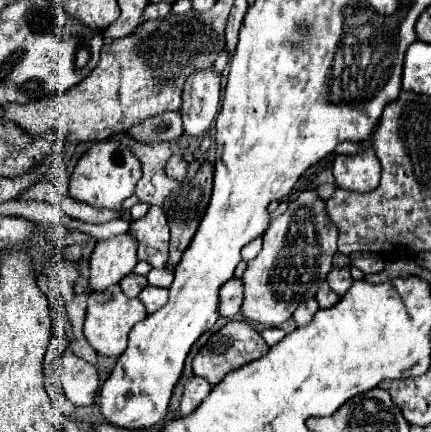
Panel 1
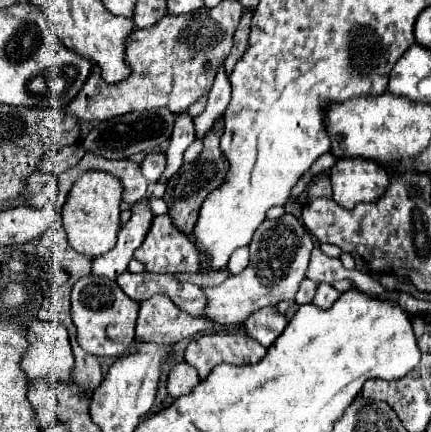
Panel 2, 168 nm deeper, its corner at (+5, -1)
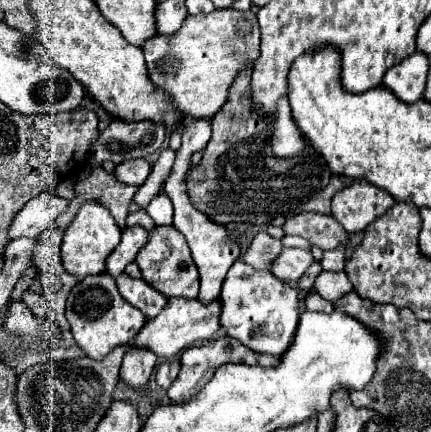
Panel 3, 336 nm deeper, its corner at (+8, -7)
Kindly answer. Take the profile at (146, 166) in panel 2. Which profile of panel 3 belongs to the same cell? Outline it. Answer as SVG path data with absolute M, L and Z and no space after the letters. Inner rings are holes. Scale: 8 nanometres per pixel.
M124 160L114 166L114 176L116 180L124 184L136 184L142 186L144 180L150 174L150 164L146 160Z

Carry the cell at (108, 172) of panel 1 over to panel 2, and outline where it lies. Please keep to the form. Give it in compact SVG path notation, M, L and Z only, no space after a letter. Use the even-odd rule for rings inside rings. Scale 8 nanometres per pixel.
M87 170L87 174L81 174L77 178L63 210L63 226L67 232L67 240L77 252L95 258L109 252L115 246L117 232L121 228L119 226L121 196L123 184L113 174L101 170Z

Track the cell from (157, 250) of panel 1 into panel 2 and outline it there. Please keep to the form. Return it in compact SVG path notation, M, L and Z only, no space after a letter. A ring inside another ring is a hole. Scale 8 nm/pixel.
M167 214L153 218L143 244L135 250L135 258L155 274L197 272L199 268L195 246L173 226Z

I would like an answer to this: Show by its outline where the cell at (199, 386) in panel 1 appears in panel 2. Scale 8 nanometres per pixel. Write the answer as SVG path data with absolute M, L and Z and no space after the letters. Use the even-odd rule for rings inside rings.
M187 362L175 364L169 372L169 380L167 380L167 392L173 398L181 398L183 394L191 394L191 390L197 386L199 376L197 370L193 366L189 366Z

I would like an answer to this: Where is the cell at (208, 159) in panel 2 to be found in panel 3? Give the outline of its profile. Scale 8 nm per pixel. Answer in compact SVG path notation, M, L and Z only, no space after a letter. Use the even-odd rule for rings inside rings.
M248 68L248 70L242 70L242 72L238 74L238 78L234 80L234 84L232 84L232 88L230 88L228 102L220 108L220 112L214 114L214 118L212 118L212 138L210 138L206 150L204 150L204 160L202 160L200 166L192 166L192 168L190 168L188 180L186 180L188 196L190 196L192 204L194 204L198 210L202 210L204 214L208 214L208 216L210 216L214 222L218 222L218 224L260 224L260 226L262 226L262 224L270 224L270 222L272 222L276 216L280 216L280 214L282 214L282 216L290 216L290 214L294 214L294 210L298 210L300 204L304 204L304 202L310 200L312 196L316 196L322 188L326 188L326 184L328 184L328 180L330 180L330 176L332 176L332 172L330 172L330 168L328 168L324 156L318 154L318 152L312 148L310 142L308 142L308 148L304 148L304 152L300 152L300 156L290 156L288 160L280 160L278 156L272 156L272 146L268 144L268 140L272 140L272 132L268 132L268 128L264 128L264 124L260 124L260 116L256 116L256 112L252 112L252 100L248 100L248 84L250 84L250 68Z

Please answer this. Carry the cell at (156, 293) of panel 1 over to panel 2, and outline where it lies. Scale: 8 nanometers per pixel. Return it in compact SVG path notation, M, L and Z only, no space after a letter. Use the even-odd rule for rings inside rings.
M155 294L153 298L147 298L141 304L139 318L137 318L137 340L149 340L157 344L173 344L183 338L195 336L197 332L215 330L221 332L221 328L235 328L235 326L223 326L217 322L211 322L207 318L191 318L189 322L175 322L179 316L177 306L167 298L167 294Z

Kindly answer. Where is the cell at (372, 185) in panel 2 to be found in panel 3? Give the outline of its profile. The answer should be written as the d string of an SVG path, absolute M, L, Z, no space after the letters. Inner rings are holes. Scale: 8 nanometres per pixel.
M356 180L332 198L332 216L348 234L356 234L380 218L392 204L396 204L396 200L388 192Z

